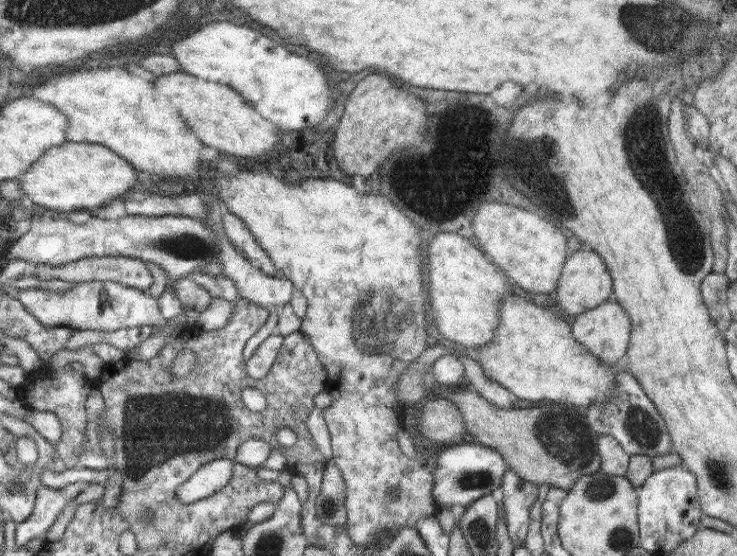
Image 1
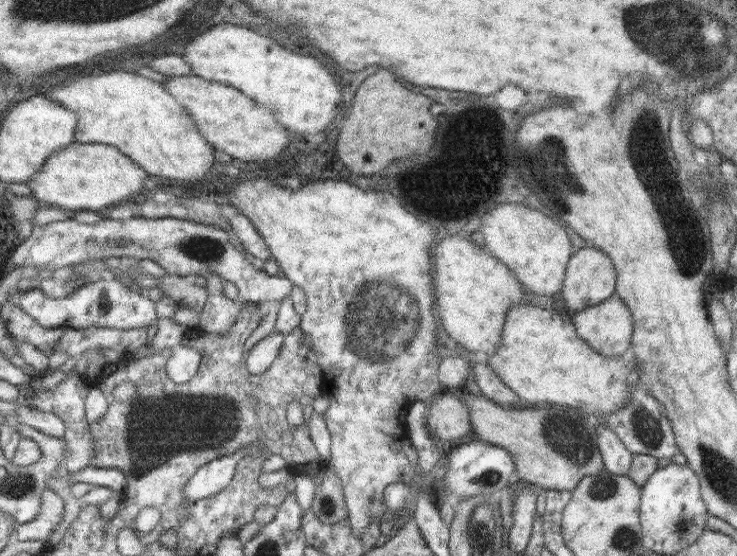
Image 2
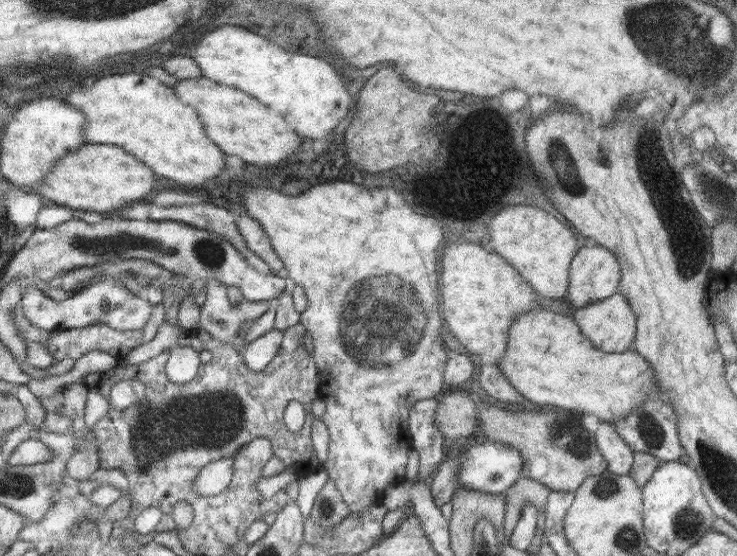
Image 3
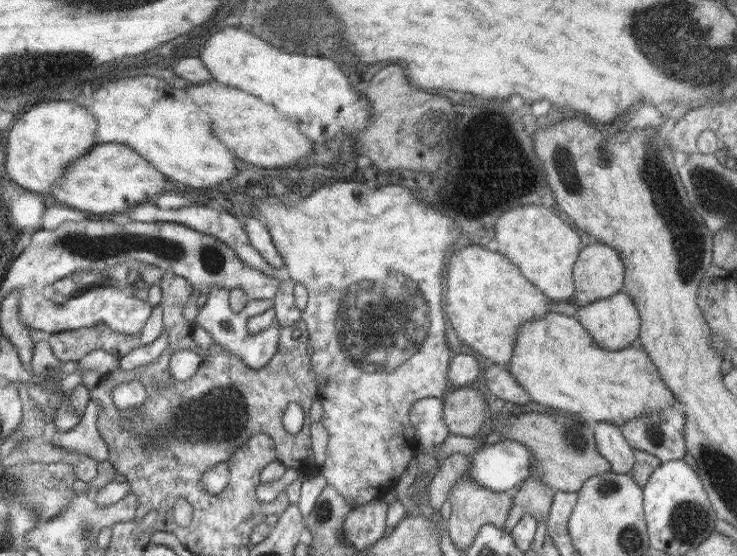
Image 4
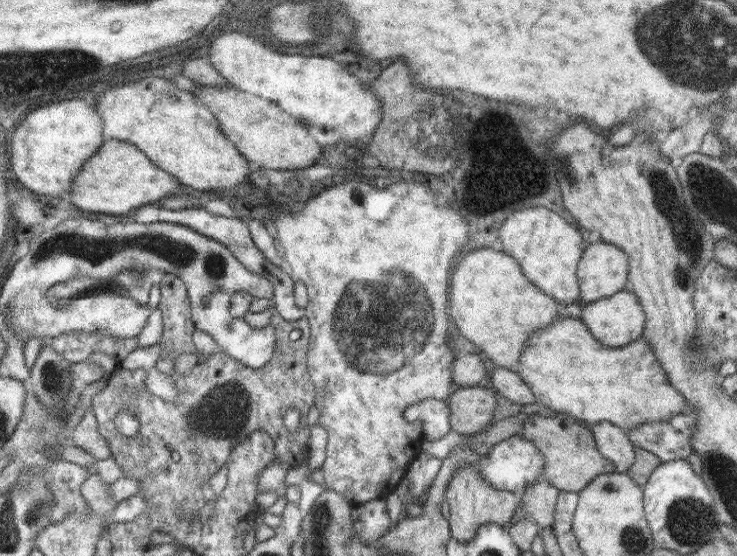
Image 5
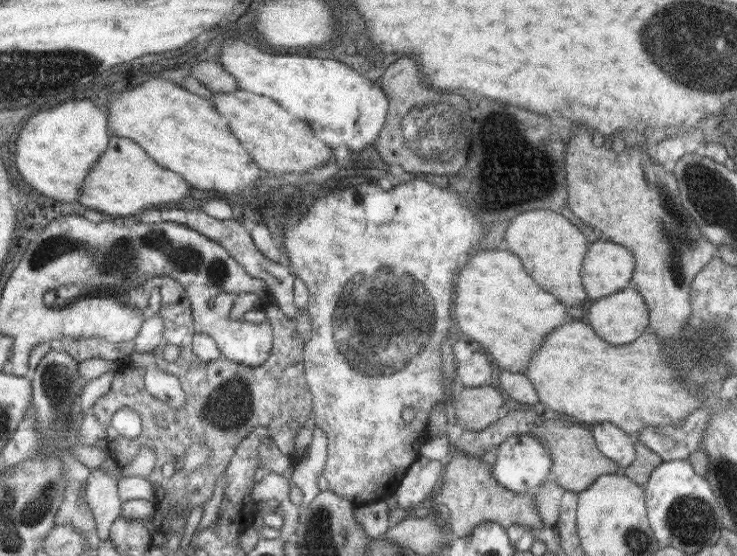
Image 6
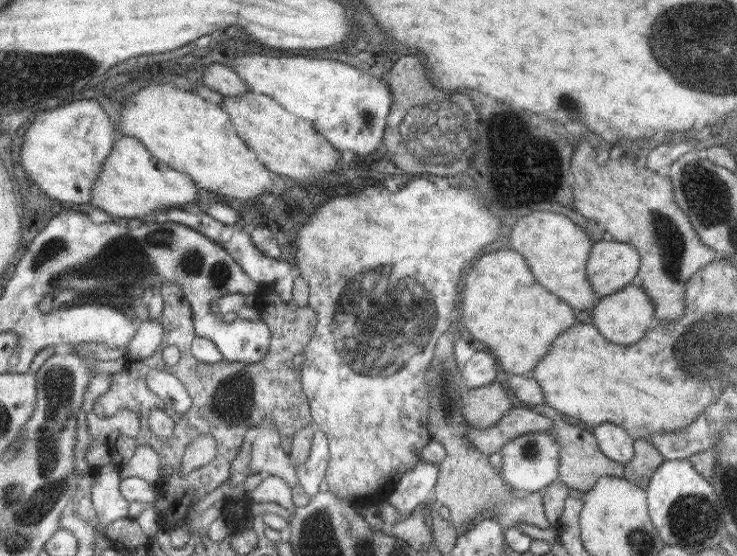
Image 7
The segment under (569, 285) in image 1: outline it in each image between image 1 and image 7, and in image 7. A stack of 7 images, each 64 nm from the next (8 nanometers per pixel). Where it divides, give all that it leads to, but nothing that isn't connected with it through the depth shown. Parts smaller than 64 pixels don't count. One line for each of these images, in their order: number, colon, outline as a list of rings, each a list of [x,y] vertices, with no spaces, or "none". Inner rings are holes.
2: [[[585,246],[569,258],[563,288],[561,288],[561,294],[557,300],[561,300],[561,304],[565,308],[581,312],[583,308],[591,308],[595,304],[601,304],[603,300],[609,300],[615,294],[617,276],[619,276],[619,272],[615,268],[615,264],[611,262],[611,258],[605,256],[605,252],[599,252],[593,246]]]
3: [[[597,244],[579,248],[571,260],[569,270],[569,294],[567,302],[575,308],[591,306],[619,292],[619,278],[623,268],[613,252]]]
4: [[[605,244],[585,246],[575,262],[575,296],[577,308],[589,306],[595,300],[615,296],[623,290],[623,256]]]
5: [[[589,244],[577,266],[581,306],[623,292],[629,270],[629,254],[615,248],[615,244]]]
6: [[[607,240],[589,244],[589,252],[581,266],[581,280],[591,300],[601,300],[631,286],[635,272],[635,256],[619,244]]]
7: [[[607,240],[593,244],[585,272],[593,290],[599,298],[603,298],[633,284],[635,276],[639,274],[639,264],[641,252],[637,252],[631,244]]]

